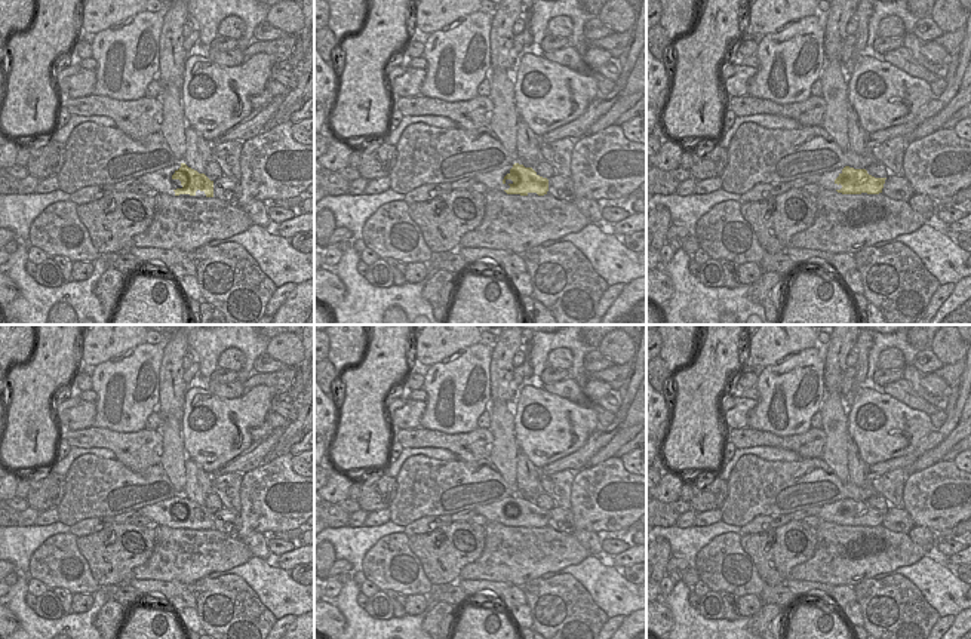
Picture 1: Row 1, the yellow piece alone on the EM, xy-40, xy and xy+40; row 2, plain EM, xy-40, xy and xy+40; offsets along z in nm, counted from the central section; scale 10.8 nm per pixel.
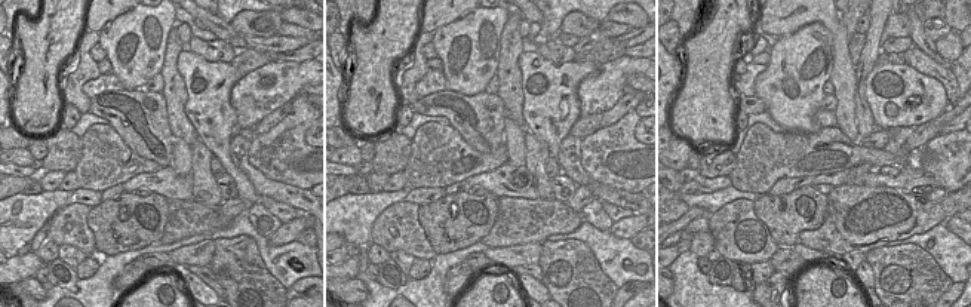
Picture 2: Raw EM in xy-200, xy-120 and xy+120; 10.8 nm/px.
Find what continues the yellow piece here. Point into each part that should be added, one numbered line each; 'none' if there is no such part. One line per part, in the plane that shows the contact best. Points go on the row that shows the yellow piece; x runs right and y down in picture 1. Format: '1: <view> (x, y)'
1: xy-40 (159, 181)

